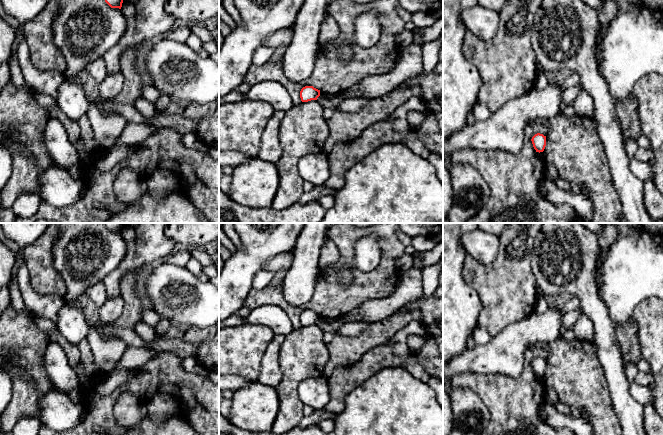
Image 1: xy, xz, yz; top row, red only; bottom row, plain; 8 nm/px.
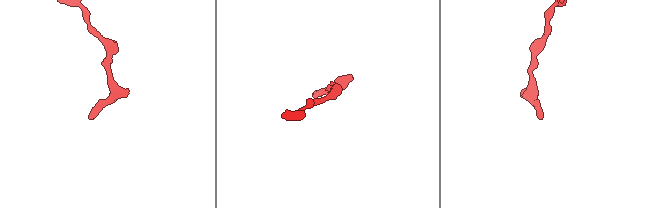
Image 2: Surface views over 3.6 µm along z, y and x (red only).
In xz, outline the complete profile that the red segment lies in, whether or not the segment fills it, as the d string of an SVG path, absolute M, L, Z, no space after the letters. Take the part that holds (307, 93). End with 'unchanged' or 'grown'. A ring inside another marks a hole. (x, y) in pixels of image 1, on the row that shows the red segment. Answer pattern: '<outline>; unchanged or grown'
M305 86L300 91L300 98L302 102L308 102L311 100L317 100L320 96L320 90L313 86Z; unchanged

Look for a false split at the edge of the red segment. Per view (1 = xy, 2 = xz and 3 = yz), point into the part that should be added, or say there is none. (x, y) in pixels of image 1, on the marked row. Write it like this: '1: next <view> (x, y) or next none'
1: next none
2: next none
3: next none

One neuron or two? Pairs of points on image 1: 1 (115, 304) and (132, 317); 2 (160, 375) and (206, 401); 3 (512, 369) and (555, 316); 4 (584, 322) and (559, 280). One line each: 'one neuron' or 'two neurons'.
1: two neurons
2: one neuron
3: one neuron
4: two neurons

